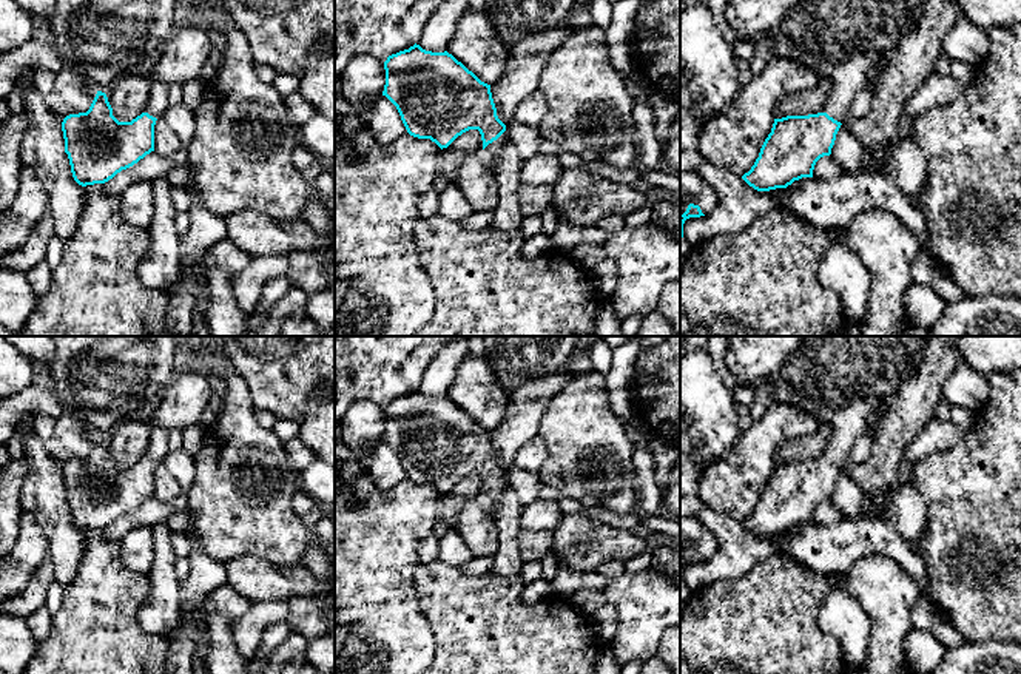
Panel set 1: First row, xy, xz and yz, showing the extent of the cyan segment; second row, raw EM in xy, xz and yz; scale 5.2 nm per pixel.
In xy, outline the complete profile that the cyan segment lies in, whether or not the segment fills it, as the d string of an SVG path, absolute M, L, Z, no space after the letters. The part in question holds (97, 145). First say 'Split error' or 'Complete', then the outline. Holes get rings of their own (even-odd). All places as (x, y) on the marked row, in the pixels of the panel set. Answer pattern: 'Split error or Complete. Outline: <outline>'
Split error. Outline: M151 82L145 111L131 122L119 122L106 94L97 91L86 113L62 122L74 180L82 187L105 184L154 151L154 125L168 106L168 85Z

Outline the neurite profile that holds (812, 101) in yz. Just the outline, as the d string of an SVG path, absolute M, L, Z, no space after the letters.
M824 76L816 86L779 100L774 110L774 119L824 113L824 106L833 86L833 80L828 76Z

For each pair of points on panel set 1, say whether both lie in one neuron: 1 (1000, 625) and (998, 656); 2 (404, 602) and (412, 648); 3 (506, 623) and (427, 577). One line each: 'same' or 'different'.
1: different
2: same
3: same

